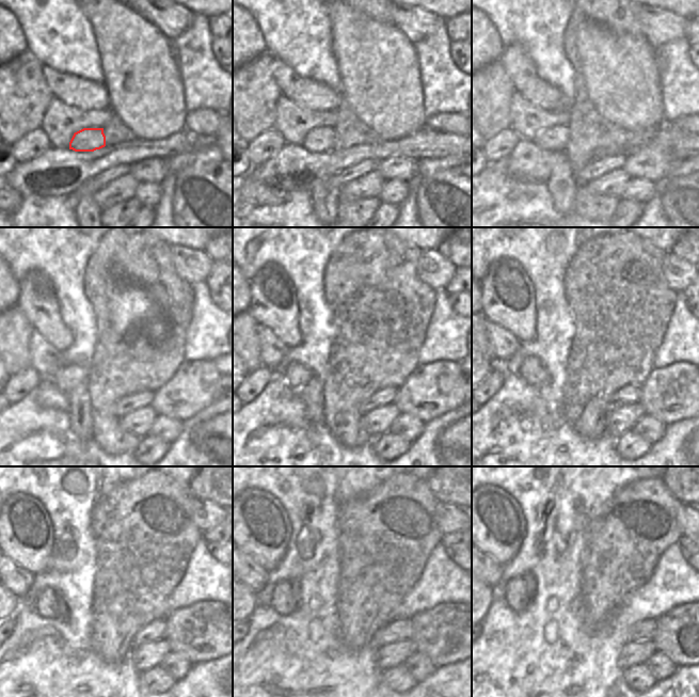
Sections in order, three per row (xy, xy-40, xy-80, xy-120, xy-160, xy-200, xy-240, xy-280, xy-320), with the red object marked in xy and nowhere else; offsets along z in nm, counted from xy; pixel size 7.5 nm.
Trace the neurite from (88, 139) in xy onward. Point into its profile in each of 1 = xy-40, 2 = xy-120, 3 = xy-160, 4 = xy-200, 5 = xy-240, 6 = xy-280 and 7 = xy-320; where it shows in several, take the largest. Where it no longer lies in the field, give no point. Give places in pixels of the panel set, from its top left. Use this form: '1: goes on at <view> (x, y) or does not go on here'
1: goes on at xy-40 (322, 139)
2: goes on at xy-120 (66, 378)
3: goes on at xy-160 (297, 376)
4: goes on at xy-200 (531, 369)
5: goes on at xy-240 (51, 605)
6: goes on at xy-280 (284, 601)
7: goes on at xy-320 (517, 596)

